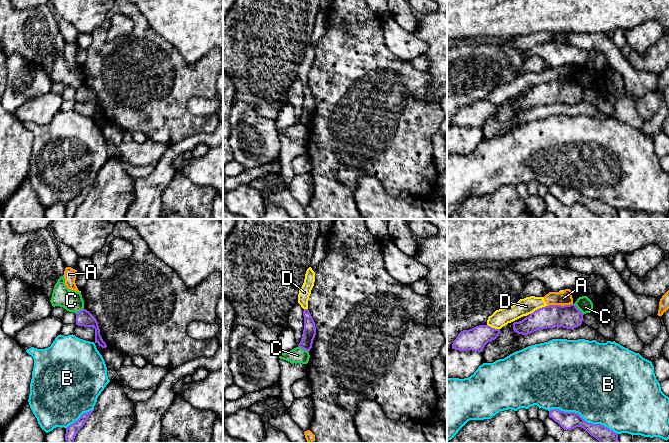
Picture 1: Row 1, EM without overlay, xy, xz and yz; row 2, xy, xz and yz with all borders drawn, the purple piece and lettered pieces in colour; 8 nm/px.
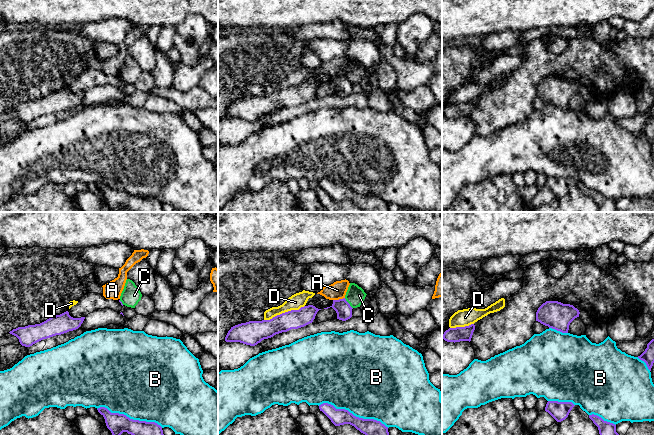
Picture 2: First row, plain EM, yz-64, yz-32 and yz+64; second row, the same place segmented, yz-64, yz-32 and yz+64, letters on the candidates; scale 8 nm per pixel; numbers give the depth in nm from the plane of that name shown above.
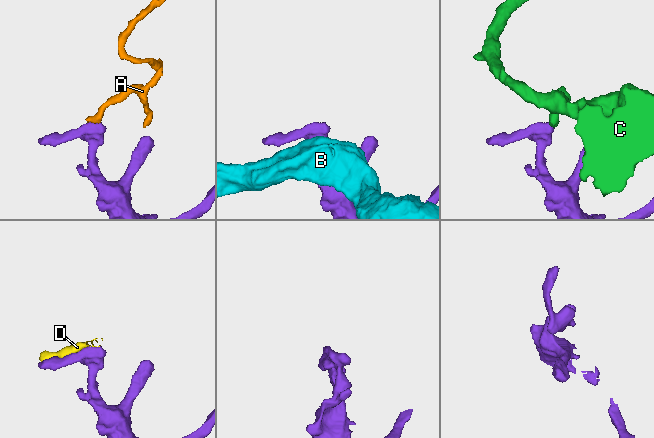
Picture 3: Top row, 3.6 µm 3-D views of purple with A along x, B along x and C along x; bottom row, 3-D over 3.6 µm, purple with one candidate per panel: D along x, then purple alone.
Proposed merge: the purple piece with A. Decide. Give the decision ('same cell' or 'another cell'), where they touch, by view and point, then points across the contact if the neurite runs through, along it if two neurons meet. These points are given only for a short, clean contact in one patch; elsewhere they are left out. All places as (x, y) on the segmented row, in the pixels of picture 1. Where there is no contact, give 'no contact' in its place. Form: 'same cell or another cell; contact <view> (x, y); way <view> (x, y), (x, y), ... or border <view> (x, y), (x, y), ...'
another cell; contact yz (559, 305); border yz (571, 303), (547, 306)

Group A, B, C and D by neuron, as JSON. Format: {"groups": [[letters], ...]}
{"groups": [["A", "D"], ["B"], ["C"]]}

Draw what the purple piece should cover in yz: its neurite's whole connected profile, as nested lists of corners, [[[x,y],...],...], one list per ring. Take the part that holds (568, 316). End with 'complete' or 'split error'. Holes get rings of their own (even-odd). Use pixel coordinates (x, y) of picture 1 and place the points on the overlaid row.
[[[575,304],[549,305],[535,310],[522,321],[514,322],[513,330],[518,334],[528,335],[539,329],[574,329],[582,324],[583,315]]]; complete

